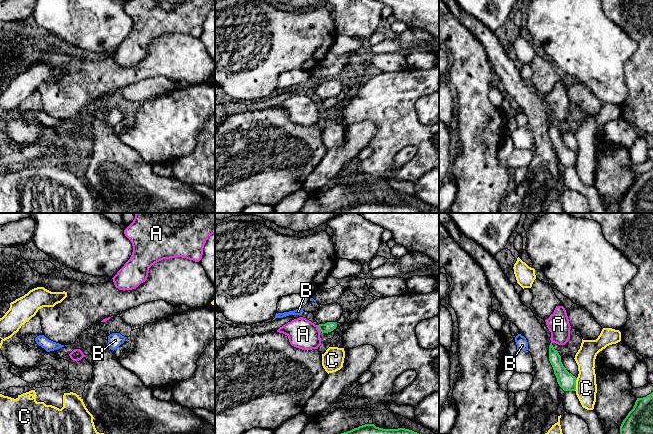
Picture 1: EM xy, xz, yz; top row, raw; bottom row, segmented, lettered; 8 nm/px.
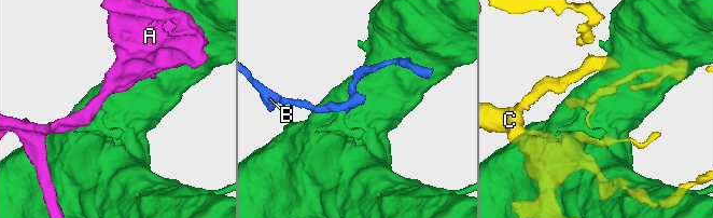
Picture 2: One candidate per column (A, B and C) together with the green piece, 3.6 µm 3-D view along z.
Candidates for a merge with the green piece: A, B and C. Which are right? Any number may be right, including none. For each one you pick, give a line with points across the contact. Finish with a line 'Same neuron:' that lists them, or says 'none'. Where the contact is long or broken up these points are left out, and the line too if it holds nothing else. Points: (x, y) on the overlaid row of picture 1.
B: way xz (329, 326), (334, 323), (334, 322)
Same neuron: B

